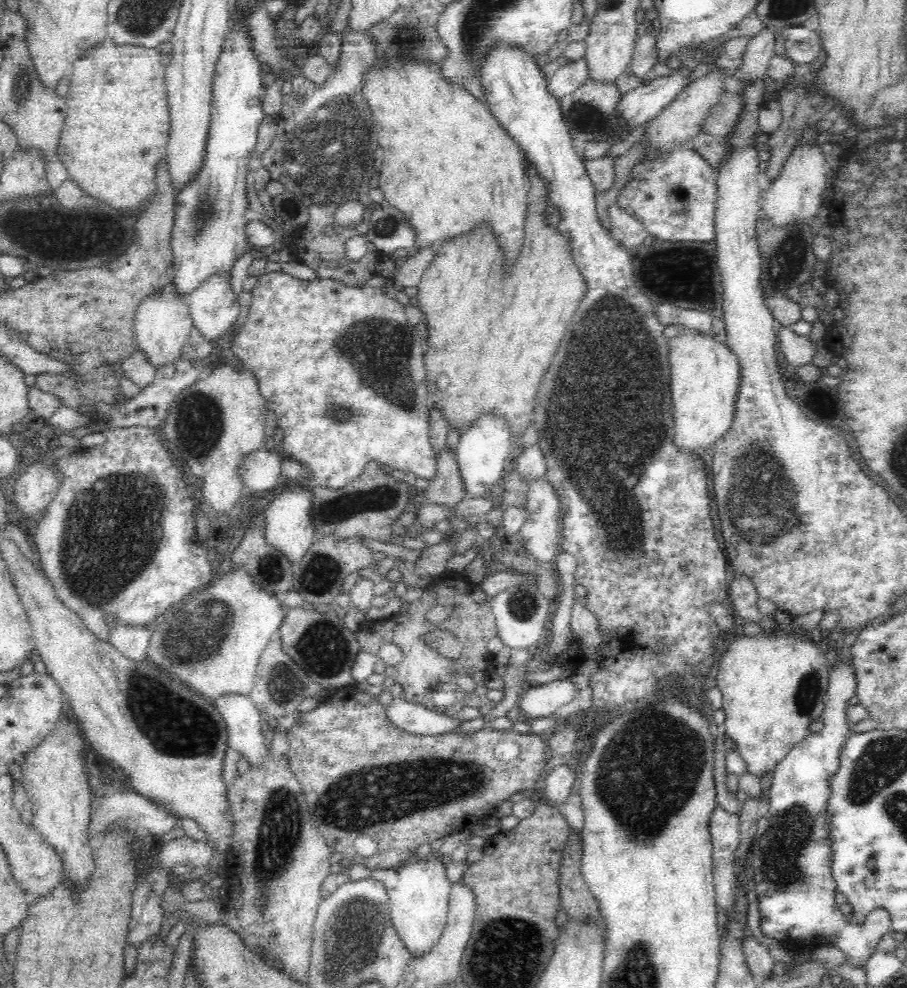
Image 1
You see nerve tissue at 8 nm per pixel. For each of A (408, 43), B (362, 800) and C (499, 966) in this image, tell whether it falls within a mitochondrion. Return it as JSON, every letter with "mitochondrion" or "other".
{"A":"mitochondrion","B":"mitochondrion","C":"mitochondrion"}

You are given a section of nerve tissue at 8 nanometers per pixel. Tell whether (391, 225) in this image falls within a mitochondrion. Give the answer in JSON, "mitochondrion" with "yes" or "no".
{"mitochondrion":"yes"}

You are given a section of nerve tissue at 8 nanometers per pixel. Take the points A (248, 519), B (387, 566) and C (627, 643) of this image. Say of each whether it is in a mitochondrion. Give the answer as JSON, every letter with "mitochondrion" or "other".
{"A":"other","B":"other","C":"other"}

